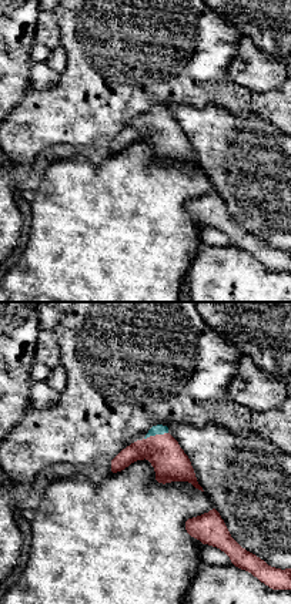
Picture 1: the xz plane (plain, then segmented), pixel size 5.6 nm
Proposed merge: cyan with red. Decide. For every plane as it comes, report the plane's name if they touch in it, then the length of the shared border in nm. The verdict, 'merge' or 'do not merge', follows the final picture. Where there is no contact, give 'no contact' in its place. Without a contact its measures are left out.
contact in xz; length 140 nm

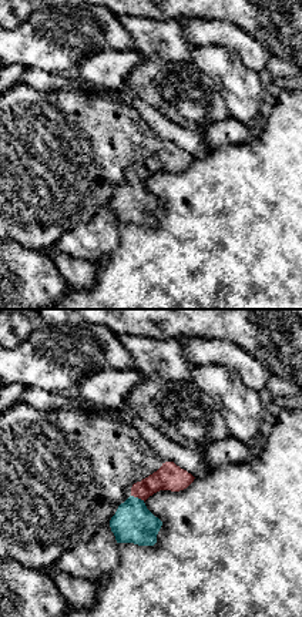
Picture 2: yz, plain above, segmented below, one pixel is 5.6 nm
contact in yz; length 90 nm

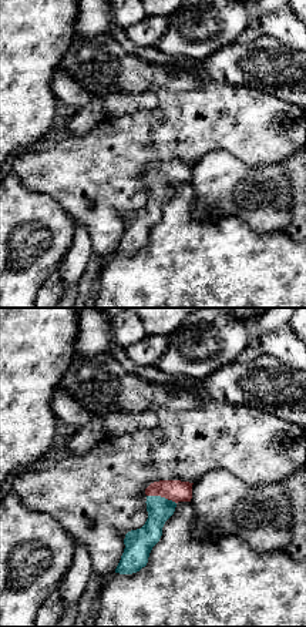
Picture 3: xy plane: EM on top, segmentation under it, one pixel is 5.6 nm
contact in xy; length 180 nm

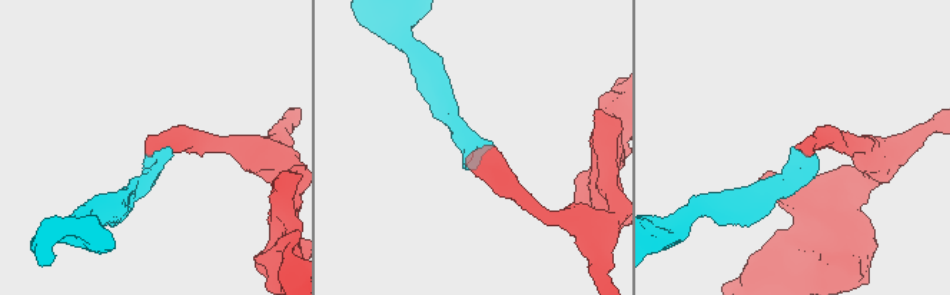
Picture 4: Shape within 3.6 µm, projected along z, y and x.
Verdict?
merge

